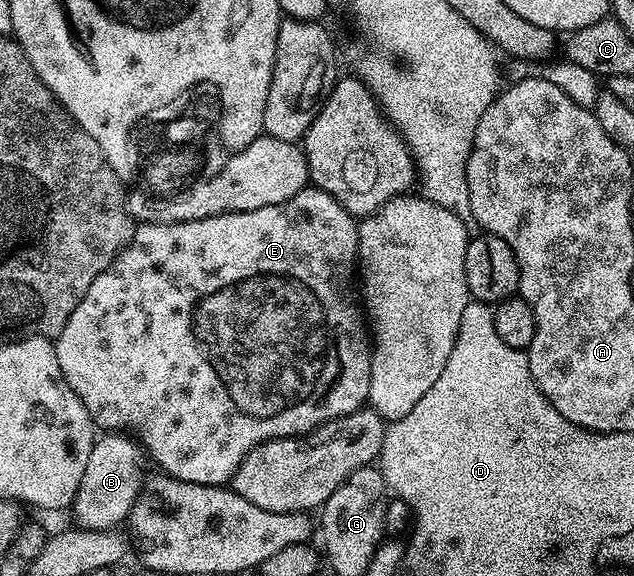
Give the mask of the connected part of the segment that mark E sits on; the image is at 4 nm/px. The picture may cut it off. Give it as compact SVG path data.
M309 186L309 187L306 187L306 188L304 188L304 189L302 189L302 190L301 190L301 191L300 191L300 192L299 192L299 193L298 193L298 194L294 194L294 198L290 198L290 199L289 199L289 200L287 200L287 202L286 202L286 203L285 203L285 204L275 204L275 205L274 205L274 206L262 206L262 207L261 207L261 208L259 208L259 209L258 209L258 210L246 210L246 211L245 211L245 212L223 212L223 213L222 213L222 214L218 214L218 215L217 215L217 216L210 216L210 217L208 217L208 218L198 218L198 219L197 219L197 220L187 220L187 221L186 221L186 222L174 222L174 223L173 223L173 224L162 224L162 223L159 223L159 222L144 222L144 223L141 223L141 224L140 224L140 225L139 225L139 227L137 227L137 228L136 228L136 229L135 229L135 231L133 231L133 233L132 233L132 240L131 240L131 241L130 241L130 242L129 242L129 244L127 244L127 246L125 246L125 248L124 248L124 249L122 249L122 250L121 250L121 252L120 252L120 253L118 253L118 255L117 255L117 256L116 256L116 261L114 261L114 262L113 262L113 263L112 263L112 265L110 265L110 267L108 267L108 269L107 269L107 270L106 270L106 271L104 271L104 272L103 272L103 273L102 273L102 274L98 274L98 278L94 278L94 282L93 282L93 283L92 283L92 285L91 285L91 286L90 286L90 290L86 290L86 294L85 294L85 295L84 295L84 297L83 297L83 298L82 298L82 302L78 302L78 306L74 306L74 314L70 314L70 318L69 318L69 319L68 319L68 321L67 321L67 322L66 322L66 326L62 326L62 330L61 330L61 331L60 331L60 335L59 335L59 336L57 336L57 337L55 337L55 340L54 340L54 347L55 347L55 350L56 350L56 357L57 357L57 358L58 358L58 366L59 366L59 367L60 367L60 369L61 369L61 370L62 370L62 374L63 374L63 375L64 375L64 381L65 381L65 382L67 382L67 384L68 384L68 385L69 385L69 386L70 386L70 390L74 390L74 394L78 394L78 398L79 398L79 399L80 399L80 401L81 401L81 402L82 402L82 406L86 406L86 410L87 410L87 411L88 411L88 413L89 413L89 414L90 414L90 418L91 418L91 419L92 419L92 423L93 423L93 425L95 425L95 427L96 427L96 428L97 428L97 429L100 429L100 428L104 428L104 429L100 429L100 430L127 430L127 431L128 431L128 432L129 432L129 433L131 433L131 435L132 435L132 436L133 436L133 437L135 437L135 439L136 439L136 440L137 440L137 441L138 441L138 443L139 443L139 445L140 445L140 447L141 447L141 449L143 449L143 451L144 451L144 452L145 452L145 453L147 453L147 455L148 455L148 456L149 456L149 457L150 457L150 460L151 460L151 463L152 463L152 460L153 460L153 462L154 462L154 463L156 463L156 464L157 464L157 466L158 466L158 467L160 467L160 468L157 468L157 469L159 469L159 471L160 471L160 472L161 472L161 473L163 473L163 475L166 475L166 476L172 476L172 477L174 477L174 479L176 479L176 480L181 480L181 481L182 481L182 482L194 482L194 483L195 483L195 484L214 484L214 485L217 485L217 486L224 486L224 485L227 485L227 484L228 484L228 483L229 483L229 481L231 481L231 479L232 479L232 475L233 475L233 474L235 474L235 472L236 472L236 470L237 470L237 468L238 468L238 466L239 466L239 465L240 465L240 463L242 463L242 462L243 462L243 461L244 461L244 459L245 459L245 458L246 458L246 454L250 454L250 450L251 450L251 449L252 449L252 448L253 448L253 447L254 447L254 446L258 446L258 445L259 445L259 444L261 444L261 443L262 443L262 442L266 442L266 441L267 441L267 440L276 440L276 439L278 439L278 438L279 438L279 436L299 436L299 435L300 435L300 433L301 433L301 432L309 432L309 431L310 431L310 430L311 430L311 428L317 428L317 427L318 427L318 425L319 425L319 424L324 424L324 423L326 423L326 421L328 421L328 420L333 420L333 419L334 419L334 418L338 418L338 417L339 417L339 416L345 416L345 415L346 415L346 414L350 414L350 413L351 413L351 412L356 412L356 411L358 411L358 410L359 410L359 408L363 408L363 407L365 407L365 404L366 404L366 401L367 401L367 399L368 399L368 391L369 391L369 390L370 390L370 366L371 366L371 365L372 365L372 350L371 350L371 347L370 347L370 336L369 336L369 333L368 333L368 332L367 332L367 331L366 331L366 320L365 320L365 317L364 317L364 316L363 316L363 315L362 315L362 308L361 308L361 305L360 305L360 304L359 304L359 303L358 303L358 292L357 292L357 289L356 289L356 292L355 292L355 290L354 290L354 289L352 289L352 280L353 280L353 284L354 284L354 277L355 277L355 276L356 276L356 275L357 275L357 272L358 272L358 253L359 253L359 250L360 250L360 247L359 247L359 246L358 246L358 224L357 224L357 221L356 221L356 220L355 220L355 219L354 219L354 218L353 218L353 216L351 216L351 214L349 214L349 212L347 212L347 210L346 210L346 209L345 209L345 208L344 208L344 207L343 207L343 206L341 206L341 204L340 204L340 203L339 203L339 202L338 202L338 201L336 201L336 200L335 200L335 198L334 198L334 197L333 197L333 196L331 196L331 195L330 195L330 194L326 194L326 193L325 193L325 192L324 192L324 191L323 191L323 190L321 190L321 189L320 189L320 188L318 188L318 187L315 187L315 186Z

